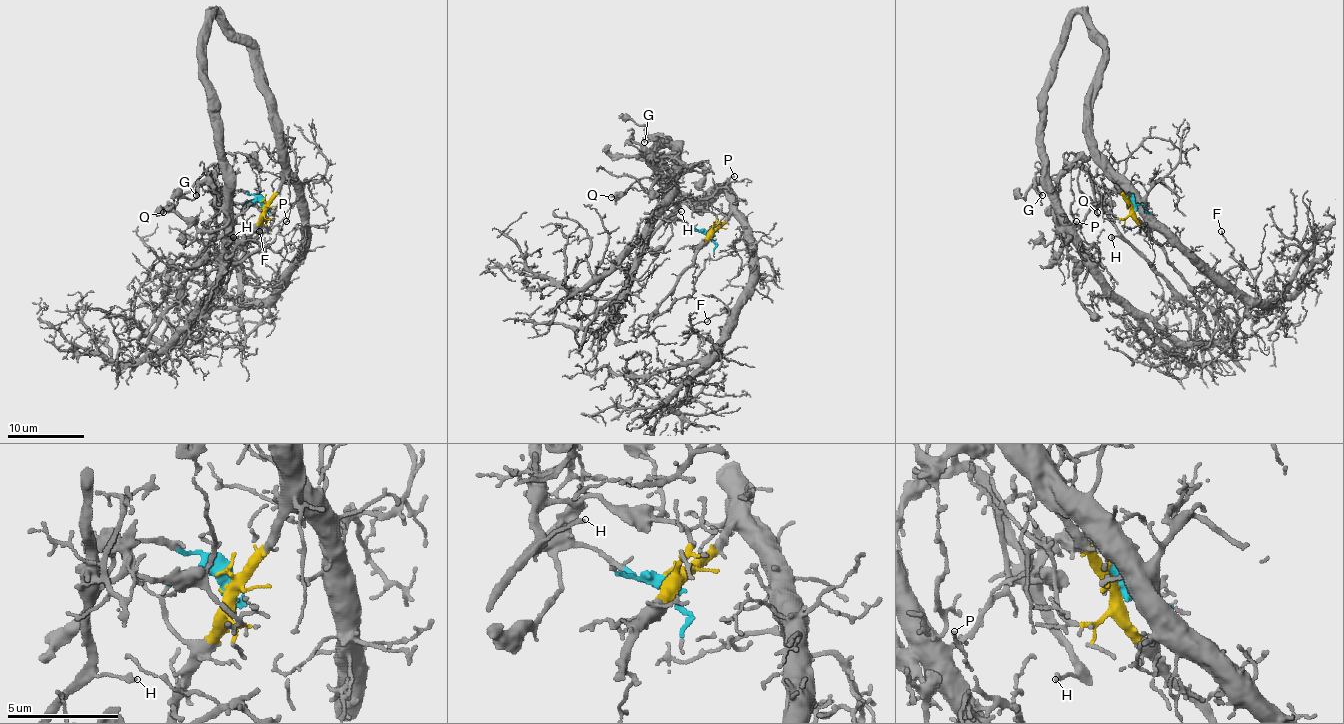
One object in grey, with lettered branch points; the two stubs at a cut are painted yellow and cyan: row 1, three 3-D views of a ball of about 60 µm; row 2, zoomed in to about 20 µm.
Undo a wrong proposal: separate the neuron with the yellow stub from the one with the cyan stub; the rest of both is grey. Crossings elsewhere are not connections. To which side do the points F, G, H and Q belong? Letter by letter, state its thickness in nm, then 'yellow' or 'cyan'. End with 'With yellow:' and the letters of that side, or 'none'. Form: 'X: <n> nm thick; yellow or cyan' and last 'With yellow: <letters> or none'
F: 120 nm thick; yellow
G: 150 nm thick; cyan
H: 180 nm thick; cyan
Q: 200 nm thick; cyan
With yellow: F

